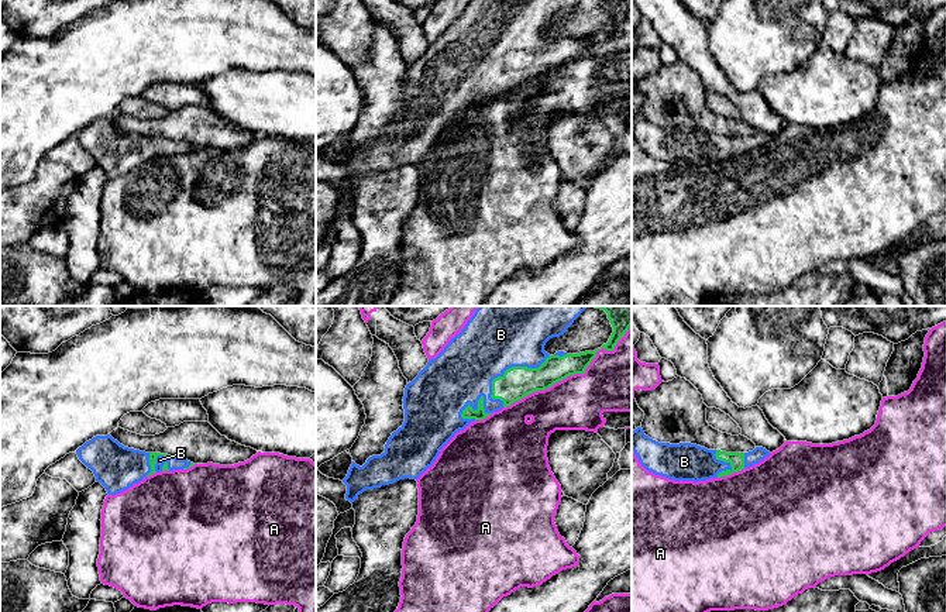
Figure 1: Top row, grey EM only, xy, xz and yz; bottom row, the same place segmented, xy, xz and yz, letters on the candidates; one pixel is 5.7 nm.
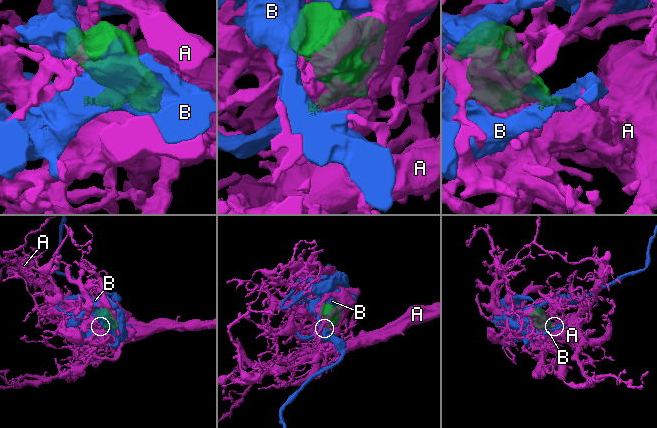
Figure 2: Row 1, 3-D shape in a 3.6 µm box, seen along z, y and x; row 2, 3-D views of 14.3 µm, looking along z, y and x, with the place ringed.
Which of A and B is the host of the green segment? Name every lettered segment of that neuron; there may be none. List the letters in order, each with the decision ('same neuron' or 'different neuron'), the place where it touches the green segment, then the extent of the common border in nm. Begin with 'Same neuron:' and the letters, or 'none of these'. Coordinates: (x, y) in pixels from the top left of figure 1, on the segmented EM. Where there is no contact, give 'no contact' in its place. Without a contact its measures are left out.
Same neuron: B
A: different neuron; meets green in xz at (574, 374); contact 850 nm long
B: same neuron; meets green in xz at (513, 367); contact 420 nm long

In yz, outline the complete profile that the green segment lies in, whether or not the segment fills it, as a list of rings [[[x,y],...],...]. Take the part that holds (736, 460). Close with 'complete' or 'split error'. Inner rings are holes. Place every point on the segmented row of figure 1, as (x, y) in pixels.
[[[641,427],[632,432],[632,450],[647,471],[674,481],[694,482],[730,475],[770,455],[763,447],[749,453],[726,453],[691,443],[658,443],[646,436]]] | split error

